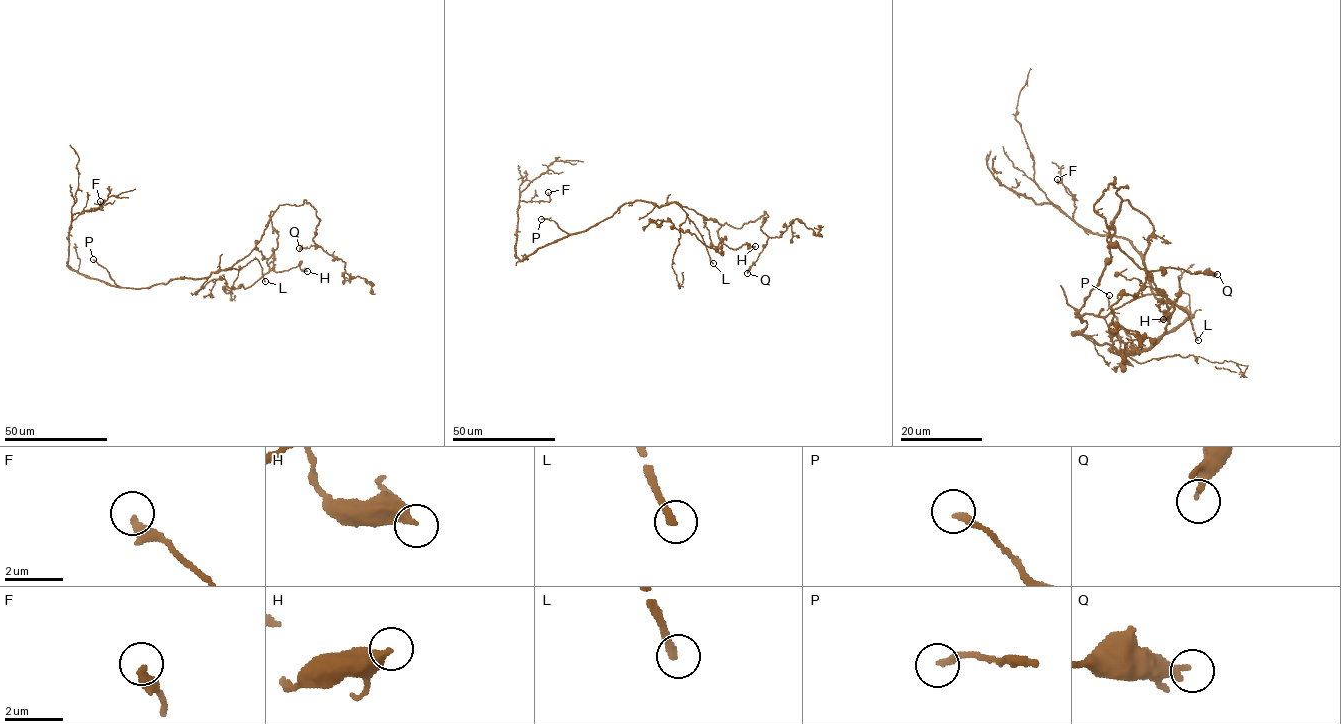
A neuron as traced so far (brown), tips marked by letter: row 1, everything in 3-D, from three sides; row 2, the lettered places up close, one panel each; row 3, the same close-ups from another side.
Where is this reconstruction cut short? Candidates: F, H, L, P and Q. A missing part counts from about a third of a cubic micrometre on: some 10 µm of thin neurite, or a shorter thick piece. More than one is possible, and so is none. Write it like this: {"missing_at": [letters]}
{"missing_at": ["L"]}

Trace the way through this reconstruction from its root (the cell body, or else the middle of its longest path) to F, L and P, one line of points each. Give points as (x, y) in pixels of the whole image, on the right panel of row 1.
F: (1076, 334), (1134, 353), (1191, 315), (1156, 296), (1128, 240), (1086, 232), (1073, 219), (1074, 195), (1057, 179)
L: (1076, 334), (1087, 324), (1076, 316), (1107, 316), (1136, 297), (1160, 294), (1171, 300), (1188, 315), (1198, 340)
P: (1076, 334), (1089, 335), (1099, 344), (1109, 344), (1119, 351), (1138, 351), (1112, 314), (1109, 295)

